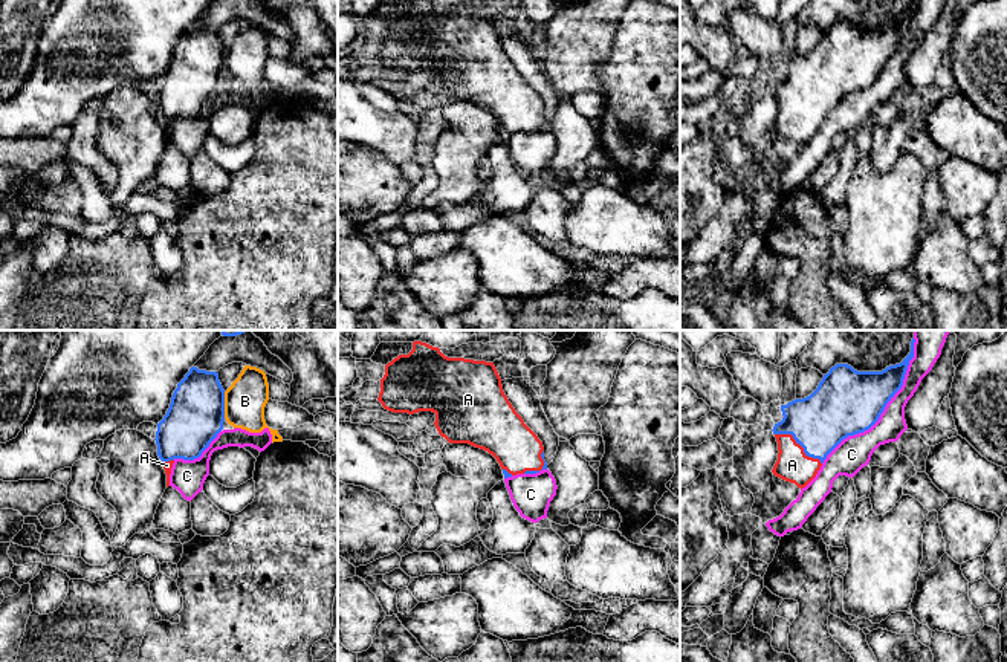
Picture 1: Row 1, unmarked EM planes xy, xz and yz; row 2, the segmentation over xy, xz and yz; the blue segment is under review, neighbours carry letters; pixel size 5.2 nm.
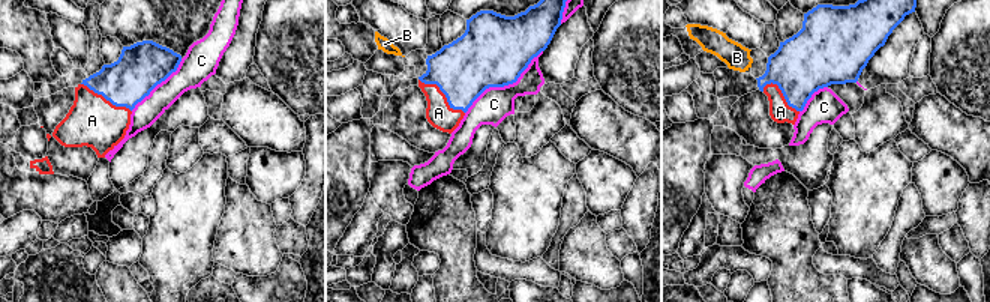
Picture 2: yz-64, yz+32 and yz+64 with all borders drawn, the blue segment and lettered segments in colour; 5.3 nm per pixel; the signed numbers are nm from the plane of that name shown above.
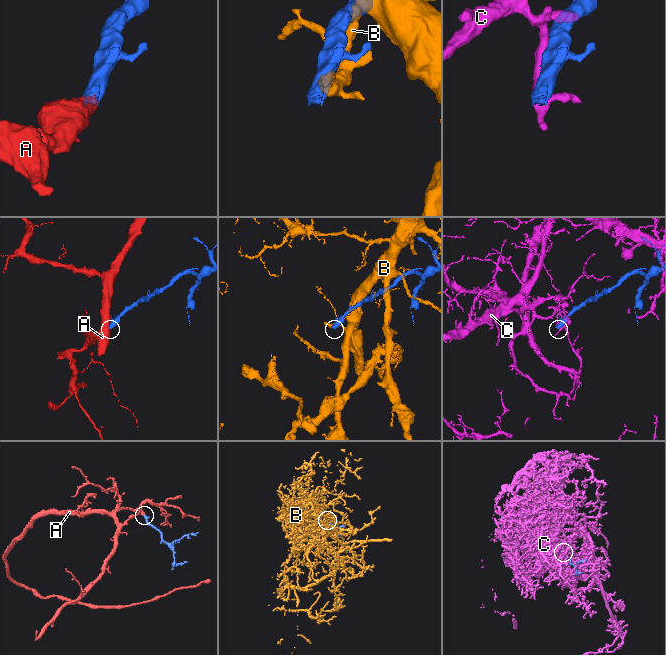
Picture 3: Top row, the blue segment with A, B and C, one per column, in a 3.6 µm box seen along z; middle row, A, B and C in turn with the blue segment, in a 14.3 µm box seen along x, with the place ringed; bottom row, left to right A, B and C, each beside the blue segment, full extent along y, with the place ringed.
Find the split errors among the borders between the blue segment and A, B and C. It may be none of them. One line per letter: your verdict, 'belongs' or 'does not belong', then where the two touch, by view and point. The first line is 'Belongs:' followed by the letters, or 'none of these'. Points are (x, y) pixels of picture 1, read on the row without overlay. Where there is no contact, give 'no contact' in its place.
Belongs: A
A: belongs | yz (799, 101)
B: does not belong | xy (223, 63)
C: does not belong | yz (883, 66)

